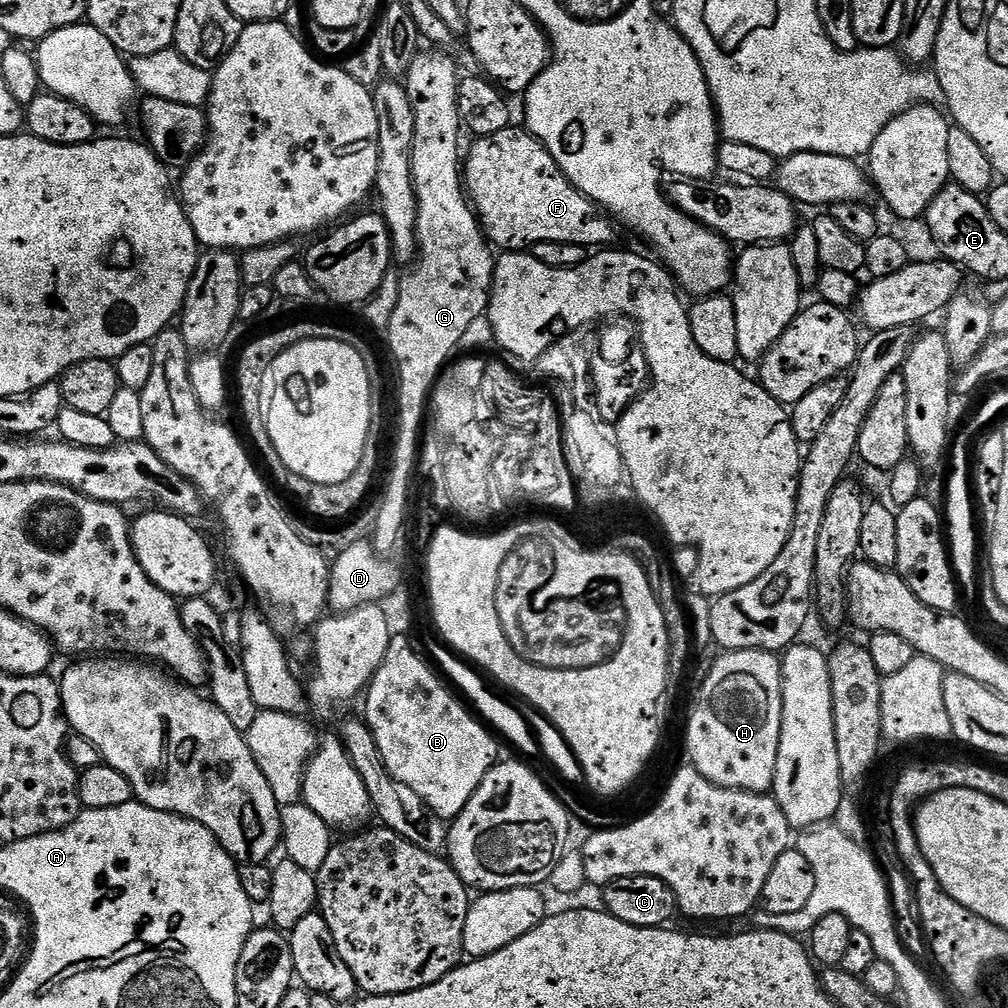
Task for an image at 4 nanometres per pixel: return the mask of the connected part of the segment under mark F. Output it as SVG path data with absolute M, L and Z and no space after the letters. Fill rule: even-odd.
M509 126L493 136L473 139L472 149L469 152L467 149L462 160L464 187L489 245L504 252L523 252L542 242L570 242L592 250L611 245L608 243L615 238L617 225L568 181L541 140L523 127L516 127Z

